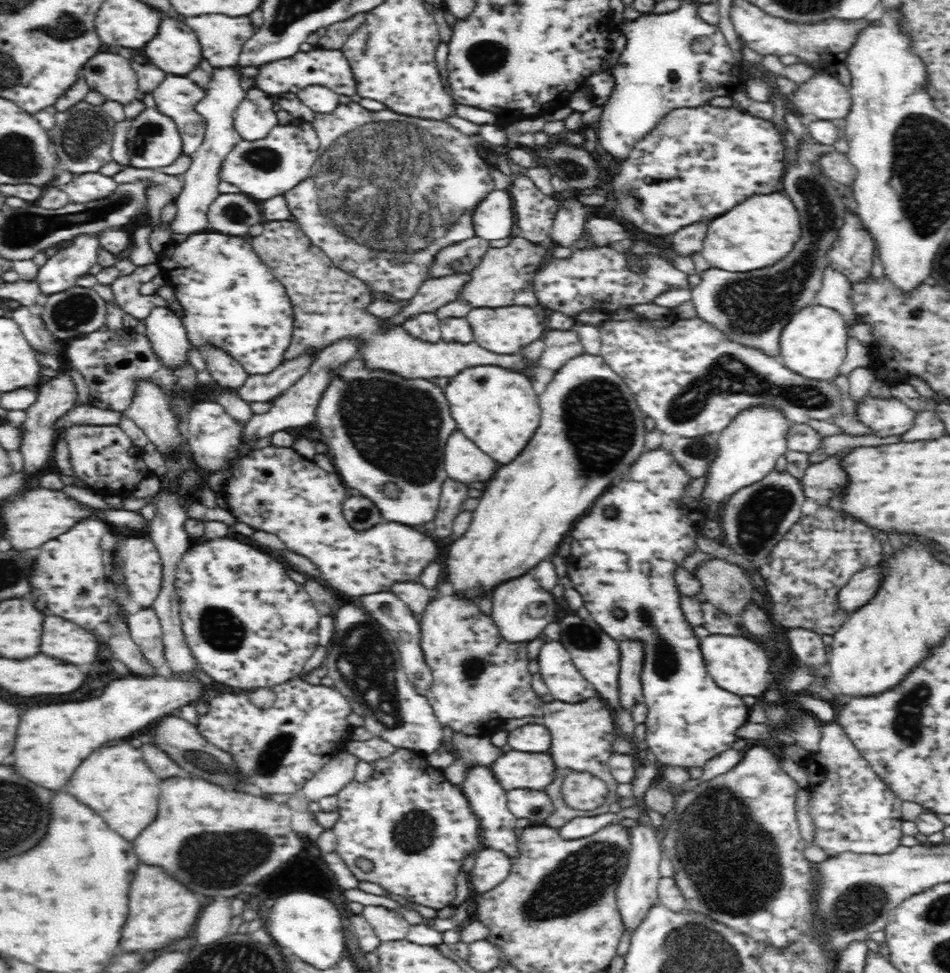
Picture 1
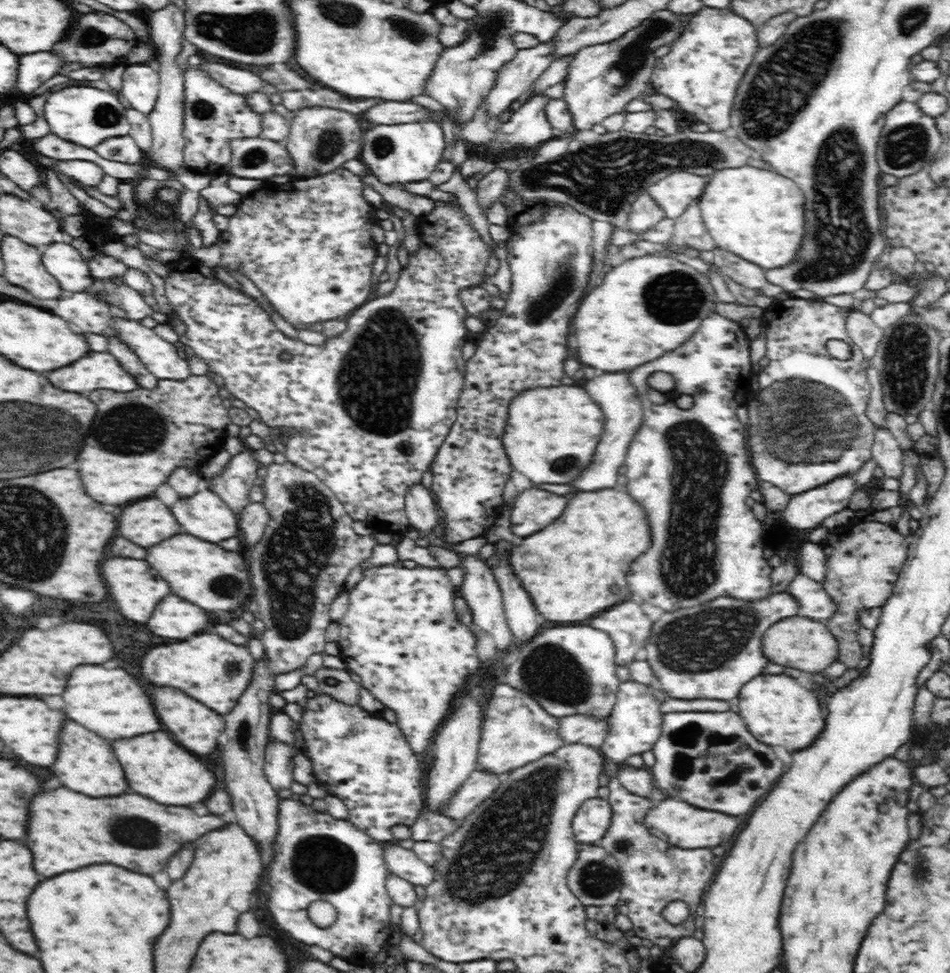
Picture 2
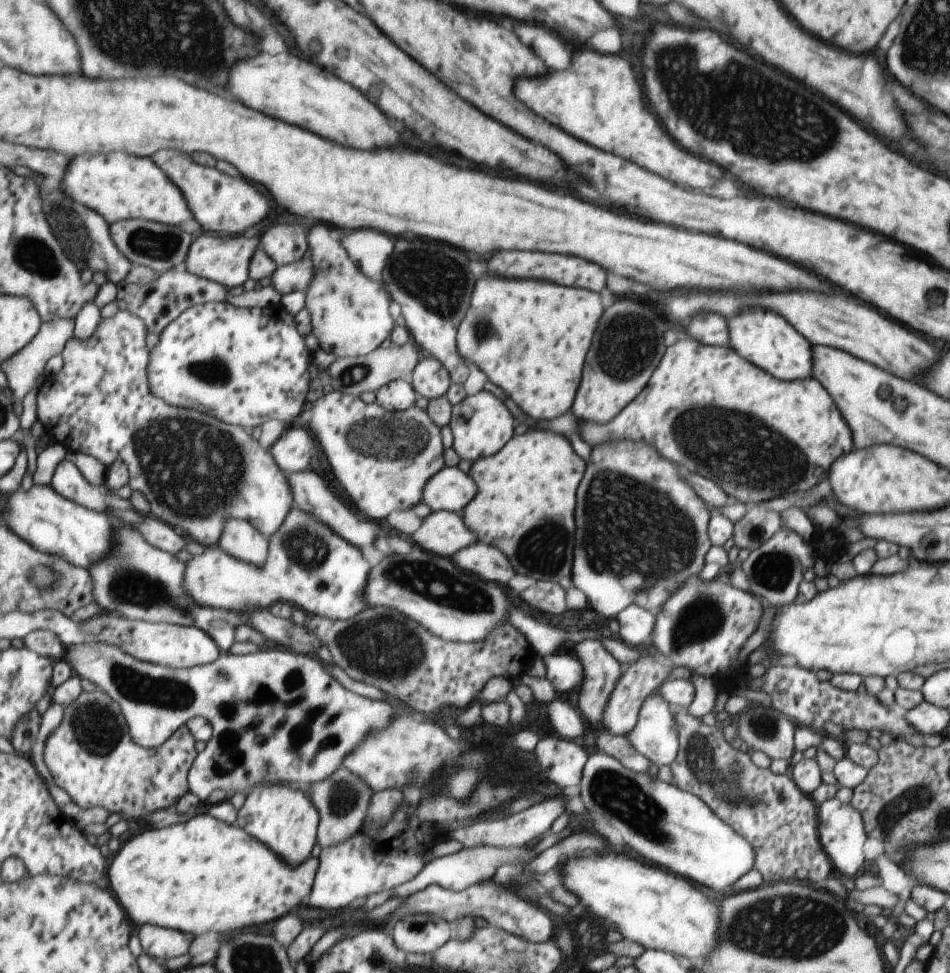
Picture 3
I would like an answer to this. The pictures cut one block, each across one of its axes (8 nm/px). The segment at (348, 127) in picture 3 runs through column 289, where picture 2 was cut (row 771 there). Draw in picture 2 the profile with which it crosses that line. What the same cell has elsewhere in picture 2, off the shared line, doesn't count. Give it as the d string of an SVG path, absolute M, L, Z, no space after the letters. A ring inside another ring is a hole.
M64 720L58 730L58 748L56 748L56 760L52 764L52 772L54 776L60 778L64 786L88 796L108 796L110 792L126 790L122 768L116 756L112 754L108 740L86 730L74 720Z

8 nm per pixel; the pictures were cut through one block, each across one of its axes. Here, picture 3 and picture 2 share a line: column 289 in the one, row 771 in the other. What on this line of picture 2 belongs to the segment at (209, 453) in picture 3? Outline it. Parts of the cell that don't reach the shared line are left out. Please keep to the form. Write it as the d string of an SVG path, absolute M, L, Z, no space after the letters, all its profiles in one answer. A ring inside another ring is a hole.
M496 686L484 710L475 770L501 778L554 754L562 746L561 740L555 736L556 725L557 719L546 714L541 706L538 708L526 694L511 686Z

